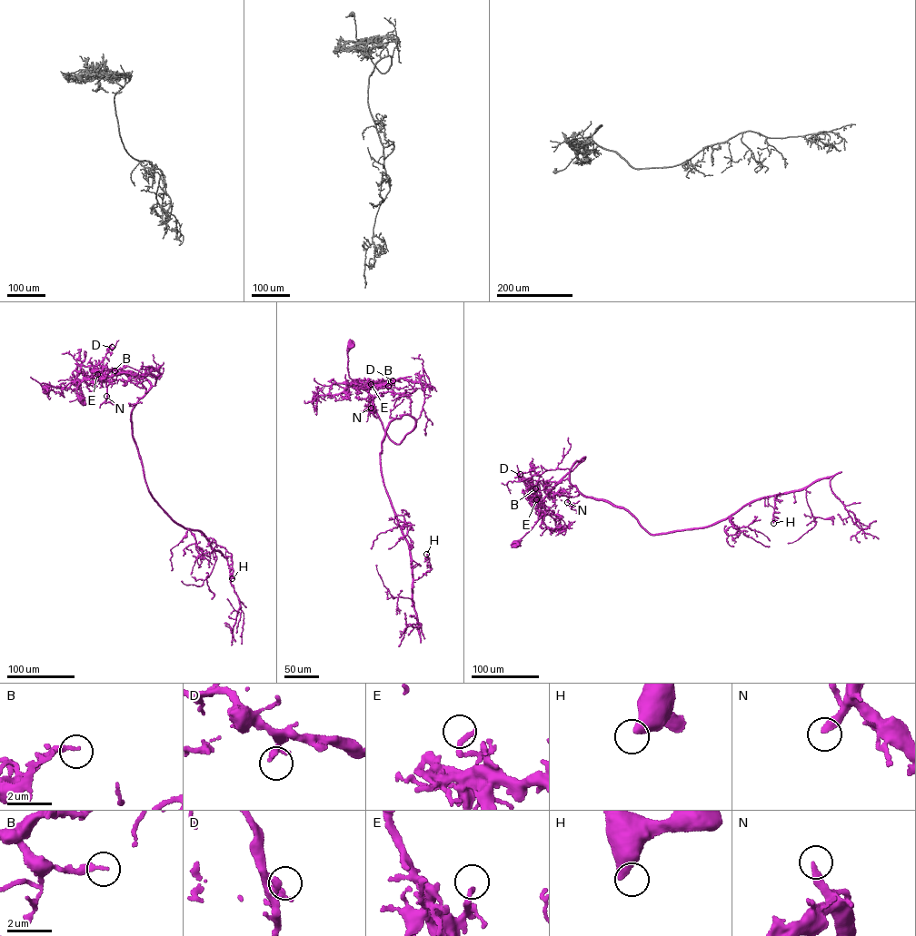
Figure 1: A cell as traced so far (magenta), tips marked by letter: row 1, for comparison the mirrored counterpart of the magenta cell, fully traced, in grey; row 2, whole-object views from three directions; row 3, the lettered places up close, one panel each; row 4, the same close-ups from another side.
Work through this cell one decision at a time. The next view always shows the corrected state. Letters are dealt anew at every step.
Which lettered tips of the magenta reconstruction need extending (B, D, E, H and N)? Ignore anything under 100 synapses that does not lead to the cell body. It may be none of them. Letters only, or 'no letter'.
N

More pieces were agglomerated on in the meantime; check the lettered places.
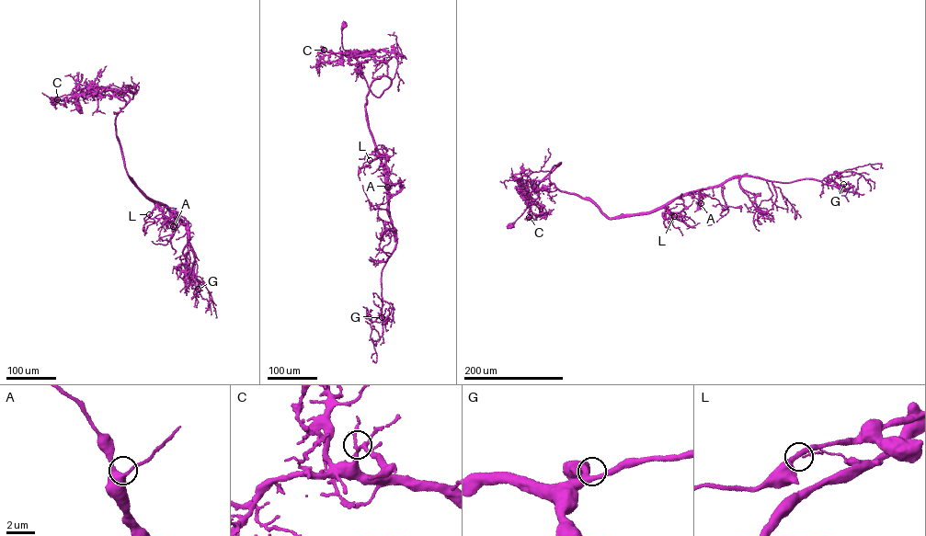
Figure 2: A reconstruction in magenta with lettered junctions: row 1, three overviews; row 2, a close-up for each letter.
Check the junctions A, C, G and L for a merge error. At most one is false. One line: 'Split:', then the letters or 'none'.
Split: L

